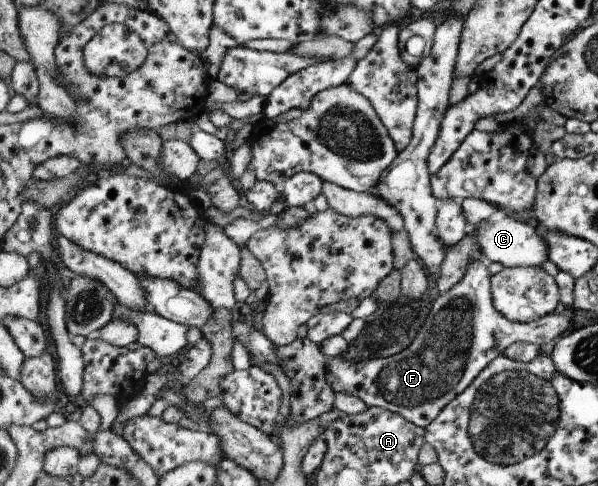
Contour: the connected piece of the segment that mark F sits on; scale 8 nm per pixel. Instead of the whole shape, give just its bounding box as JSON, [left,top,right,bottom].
[326,257,571,428]

